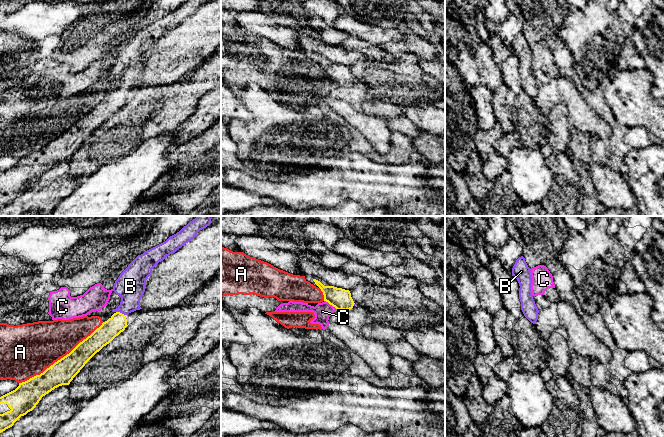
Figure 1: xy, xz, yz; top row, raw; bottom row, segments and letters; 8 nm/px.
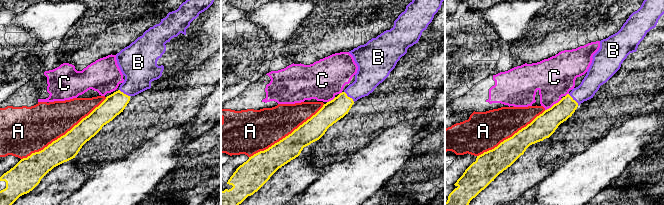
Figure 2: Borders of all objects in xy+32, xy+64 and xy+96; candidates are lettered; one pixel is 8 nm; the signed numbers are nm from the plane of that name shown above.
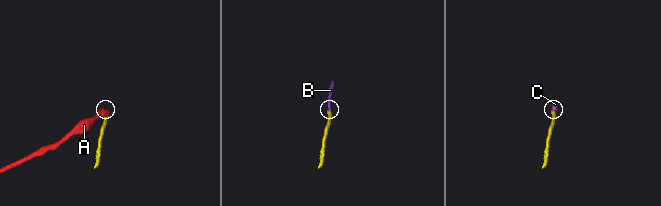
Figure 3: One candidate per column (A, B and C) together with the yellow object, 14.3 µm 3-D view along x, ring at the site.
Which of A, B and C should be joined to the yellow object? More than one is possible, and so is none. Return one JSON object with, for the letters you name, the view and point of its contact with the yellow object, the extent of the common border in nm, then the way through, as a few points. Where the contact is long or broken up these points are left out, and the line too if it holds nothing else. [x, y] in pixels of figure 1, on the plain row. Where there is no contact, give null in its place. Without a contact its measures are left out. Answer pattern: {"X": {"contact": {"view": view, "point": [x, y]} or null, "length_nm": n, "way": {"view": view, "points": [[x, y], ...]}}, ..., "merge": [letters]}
{"B": {"contact": {"view": "xy", "point": [121, 89]}, "length_nm": 90, "way": {"view": "xy", "points": [[111, 104], [118, 97], [121, 89], [130, 78], [130, 62]]}}, "merge": ["B"]}

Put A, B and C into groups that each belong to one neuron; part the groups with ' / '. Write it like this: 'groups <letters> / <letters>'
groups A C / B

